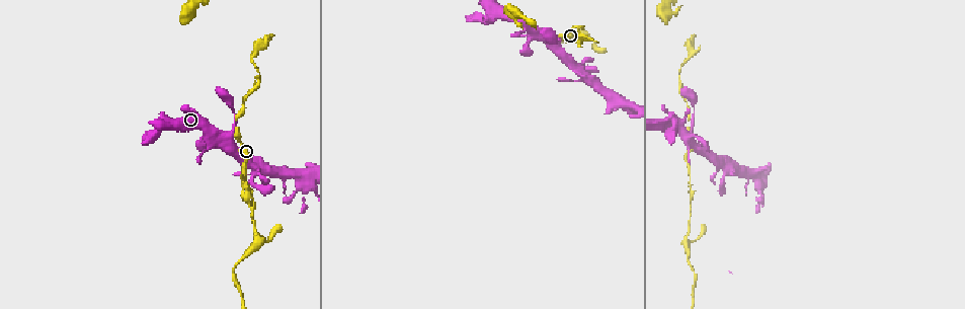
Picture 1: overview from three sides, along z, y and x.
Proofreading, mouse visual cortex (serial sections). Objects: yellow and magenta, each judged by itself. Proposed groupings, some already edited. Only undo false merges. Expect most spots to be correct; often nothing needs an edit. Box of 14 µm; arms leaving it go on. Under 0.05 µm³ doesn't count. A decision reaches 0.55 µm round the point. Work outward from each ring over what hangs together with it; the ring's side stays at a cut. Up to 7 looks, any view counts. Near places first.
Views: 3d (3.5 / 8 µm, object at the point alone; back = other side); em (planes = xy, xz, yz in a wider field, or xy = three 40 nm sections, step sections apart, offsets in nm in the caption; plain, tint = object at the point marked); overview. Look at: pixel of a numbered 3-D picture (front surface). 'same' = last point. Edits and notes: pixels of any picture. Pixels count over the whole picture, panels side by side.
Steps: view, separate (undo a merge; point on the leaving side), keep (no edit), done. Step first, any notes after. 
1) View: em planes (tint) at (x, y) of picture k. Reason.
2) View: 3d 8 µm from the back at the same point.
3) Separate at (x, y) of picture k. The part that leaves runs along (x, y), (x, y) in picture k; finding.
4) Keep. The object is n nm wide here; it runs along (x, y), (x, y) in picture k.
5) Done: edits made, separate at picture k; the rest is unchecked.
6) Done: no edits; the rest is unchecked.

View: 3d 3.5 µm at (245, 179) of picture 1. A narrow waist.

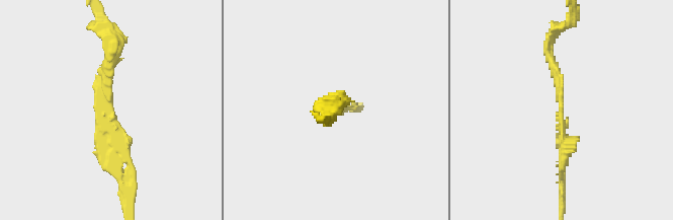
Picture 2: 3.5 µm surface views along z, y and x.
View: em xy step 3 (tint) at (109, 112) of picture 2. Need the tissue.

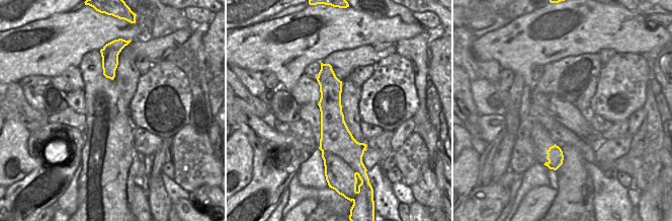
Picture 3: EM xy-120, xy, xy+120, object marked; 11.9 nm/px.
Keep. The arms are 150, 150 nm wide; it runs along (329, 69), (333, 155) in picture 3; continuous, no second cell.

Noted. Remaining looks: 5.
View: 3d 3.5 µm at (583, 32) of picture 1. Calibre changes.

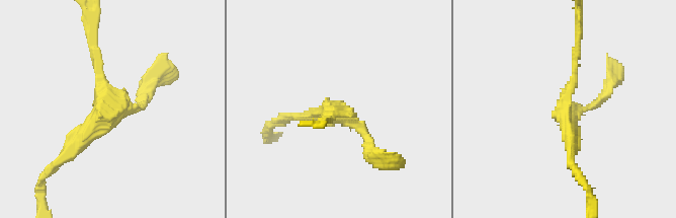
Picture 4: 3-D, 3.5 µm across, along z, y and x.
View: em planes (tint) at (566, 96) of picture 4. 3 arms meet here; the arms are 100, 150, 250 nm wide.

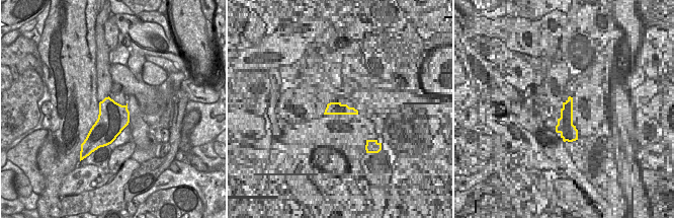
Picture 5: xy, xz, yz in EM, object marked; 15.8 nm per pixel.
Keep. It runs along (90, 35), (102, 117), (68, 154) in picture 4; one cell here.

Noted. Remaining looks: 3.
View: 3d 3.5 µm at (221, 139) of picture 1. Small branch off a trunk.

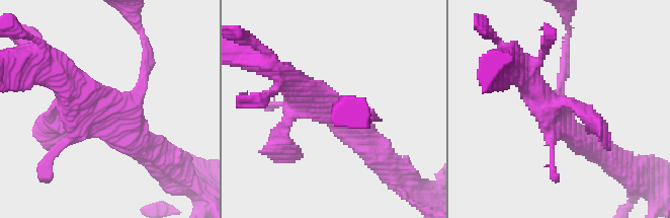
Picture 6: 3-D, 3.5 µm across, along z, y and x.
View: em xy step 5 (tint) at (329, 114) of picture 6.

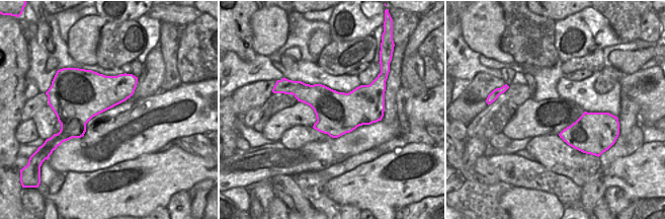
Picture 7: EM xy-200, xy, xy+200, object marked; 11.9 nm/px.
Keep. It runs along (59, 74), (87, 105), (146, 149) in picture 6; all the same cell.

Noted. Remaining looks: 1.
Done: no edits; the rest is unchecked.

